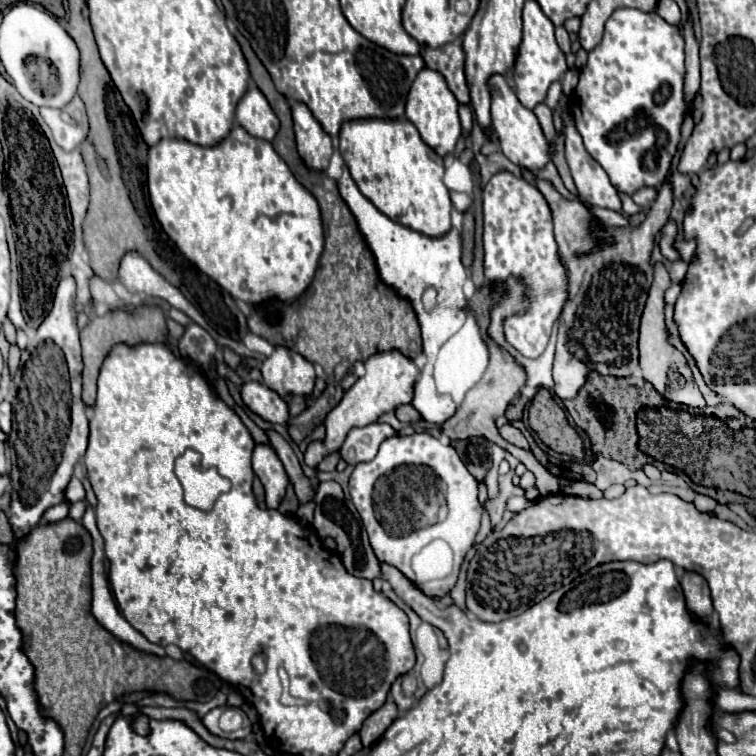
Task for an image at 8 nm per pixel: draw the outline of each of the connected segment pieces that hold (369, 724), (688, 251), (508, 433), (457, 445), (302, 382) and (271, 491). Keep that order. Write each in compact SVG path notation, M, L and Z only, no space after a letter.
M389 696L389 700L387 700L377 712L373 712L373 714L365 720L365 724L361 726L359 736L361 736L363 746L375 744L375 742L383 736L383 732L395 722L397 716L399 716L399 714L397 714L397 704L395 704L395 702L391 700L391 696Z
M691 239L688 243L678 243L676 241L674 246L677 248L682 260L689 262L696 249L696 241L694 239Z
M511 424L501 426L501 428L499 428L499 434L501 434L501 438L505 438L507 442L511 442L511 444L515 444L515 446L519 446L519 448L529 448L527 438L521 434L521 430L517 430L517 428L511 426Z
M469 438L469 440L453 440L451 446L459 452L461 460L465 462L467 470L473 474L477 482L485 480L489 470L489 442L483 438Z
M275 348L273 356L261 364L265 386L275 390L279 396L295 394L309 396L315 388L315 368L303 356L289 348Z
M257 444L253 450L253 472L261 480L265 488L265 502L267 508L277 508L285 496L285 488L289 484L285 476L285 468L279 456L273 452L271 446Z

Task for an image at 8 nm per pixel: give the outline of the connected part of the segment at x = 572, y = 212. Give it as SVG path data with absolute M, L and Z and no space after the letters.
M525 174L525 178L549 200L555 222L555 240L567 260L571 280L571 296L561 314L553 366L555 394L559 398L575 398L593 372L615 378L639 374L639 320L653 280L649 260L653 238L661 230L661 224L669 220L673 206L673 184L663 182L659 186L659 196L639 228L611 228L607 230L607 236L615 238L615 242L605 250L591 250L589 230L593 214L577 200L563 200L549 182L537 182L533 174Z

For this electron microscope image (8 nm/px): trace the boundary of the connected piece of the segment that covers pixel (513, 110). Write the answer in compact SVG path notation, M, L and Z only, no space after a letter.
M491 76L489 80L491 86L491 94L493 94L493 102L491 102L491 118L493 118L493 128L499 136L499 144L501 144L501 152L513 162L517 164L521 170L529 170L529 172L539 172L543 166L547 166L547 162L551 162L551 148L553 142L545 138L545 134L541 132L539 120L537 116L533 116L531 110L527 110L515 96L513 88L509 86L505 76Z

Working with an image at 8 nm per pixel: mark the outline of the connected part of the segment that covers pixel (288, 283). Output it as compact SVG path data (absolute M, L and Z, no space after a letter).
M235 126L229 136L211 148L203 148L197 144L191 144L187 140L161 140L157 146L153 146L149 150L149 158L147 158L147 186L149 186L149 200L155 212L155 218L161 224L161 230L167 234L167 238L171 242L175 242L175 246L179 248L179 252L193 264L197 266L203 274L207 274L209 278L213 278L225 292L229 292L233 298L243 300L251 306L257 306L269 298L277 298L281 302L295 302L311 284L317 264L319 264L319 256L323 250L323 226L321 226L321 214L319 214L319 206L317 200L311 192L307 192L291 174L289 166L281 160L281 156L273 150L273 146L265 140L253 138L249 136L241 126Z

